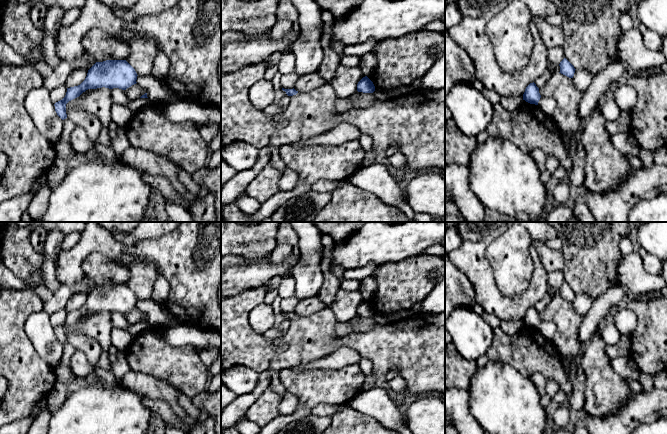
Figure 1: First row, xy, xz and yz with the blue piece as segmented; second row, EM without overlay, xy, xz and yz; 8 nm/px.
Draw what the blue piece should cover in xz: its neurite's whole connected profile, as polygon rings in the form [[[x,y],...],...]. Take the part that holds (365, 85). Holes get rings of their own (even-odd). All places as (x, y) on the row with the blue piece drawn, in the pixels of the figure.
[[[365,76],[358,82],[357,91],[363,93],[373,93],[375,91],[375,86],[373,82]]]

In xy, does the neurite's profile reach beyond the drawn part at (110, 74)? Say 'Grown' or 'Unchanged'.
Unchanged

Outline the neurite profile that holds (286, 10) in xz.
[[[279,0],[276,14],[277,20],[289,20],[298,22],[298,11],[291,0]]]

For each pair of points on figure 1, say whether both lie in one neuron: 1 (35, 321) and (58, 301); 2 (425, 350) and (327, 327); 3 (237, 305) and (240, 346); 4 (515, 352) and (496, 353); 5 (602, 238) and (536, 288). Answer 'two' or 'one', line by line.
1: two
2: one
3: one
4: one
5: two

